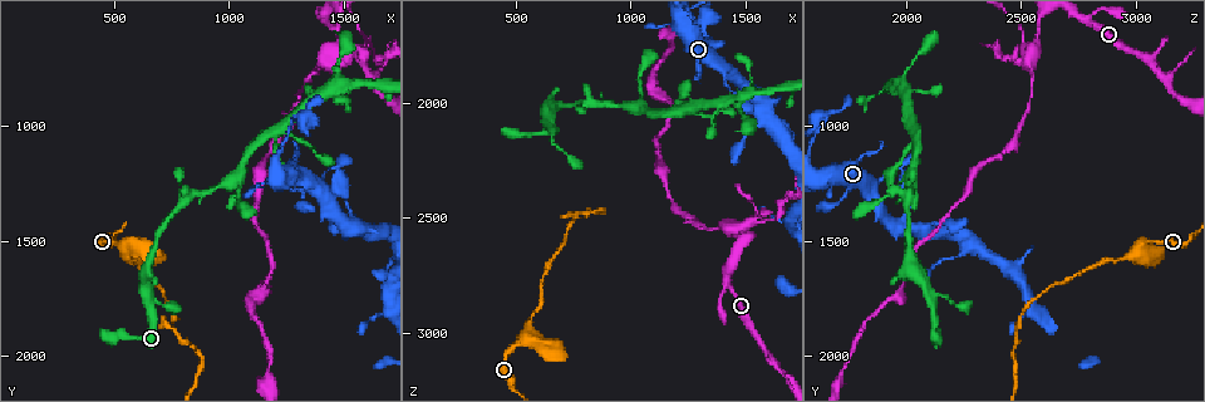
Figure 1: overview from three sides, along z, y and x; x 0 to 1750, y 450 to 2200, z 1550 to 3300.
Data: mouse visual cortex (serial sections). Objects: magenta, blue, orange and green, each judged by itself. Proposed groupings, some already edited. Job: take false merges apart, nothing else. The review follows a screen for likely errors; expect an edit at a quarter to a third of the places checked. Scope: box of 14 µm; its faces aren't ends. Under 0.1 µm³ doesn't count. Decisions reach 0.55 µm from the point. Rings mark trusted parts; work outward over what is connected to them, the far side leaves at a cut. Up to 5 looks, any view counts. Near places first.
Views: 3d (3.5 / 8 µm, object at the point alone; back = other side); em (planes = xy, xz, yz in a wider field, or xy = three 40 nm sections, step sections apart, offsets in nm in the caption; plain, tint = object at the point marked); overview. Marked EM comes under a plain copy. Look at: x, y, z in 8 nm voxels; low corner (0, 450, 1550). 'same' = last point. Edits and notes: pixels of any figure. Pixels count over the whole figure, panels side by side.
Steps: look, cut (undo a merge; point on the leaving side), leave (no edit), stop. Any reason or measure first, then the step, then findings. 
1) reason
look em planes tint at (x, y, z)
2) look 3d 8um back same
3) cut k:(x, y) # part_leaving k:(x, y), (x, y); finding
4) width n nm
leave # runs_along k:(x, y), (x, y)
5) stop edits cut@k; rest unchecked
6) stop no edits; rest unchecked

look 3d 3.5um at (1660, 850, 3170)

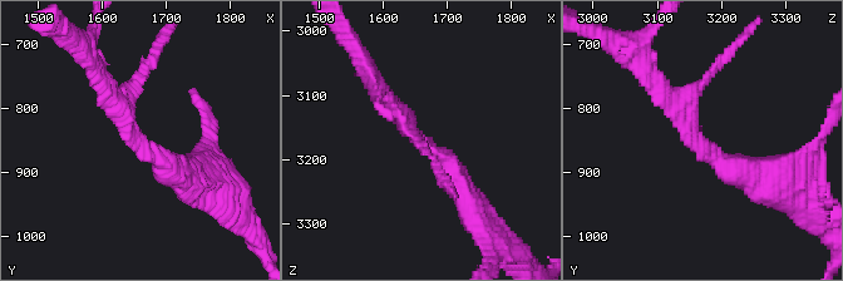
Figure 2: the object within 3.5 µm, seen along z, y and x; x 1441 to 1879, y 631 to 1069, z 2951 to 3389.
look em xy step 3 tint at (1650, 850, 3160)

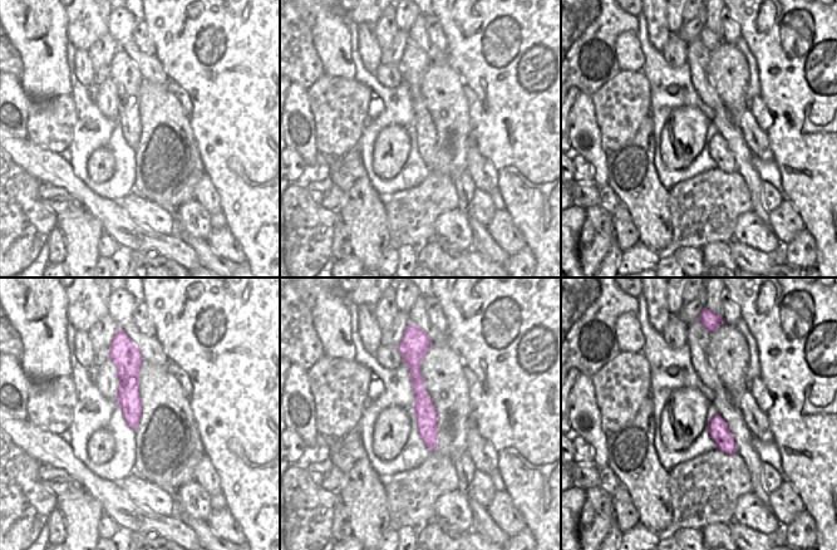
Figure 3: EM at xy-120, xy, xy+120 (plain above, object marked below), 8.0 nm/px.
leave # one cell here

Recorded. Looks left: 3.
thin neck
look 3d 8um at (750, 1860, 2480)

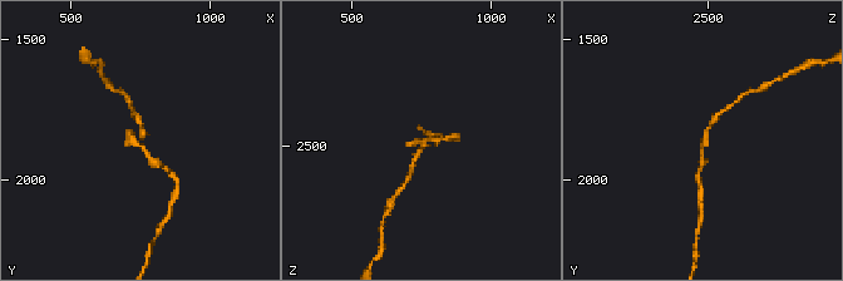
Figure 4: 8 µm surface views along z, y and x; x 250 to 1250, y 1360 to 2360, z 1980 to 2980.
arm_widths 150, 200 nm
look em xy step 5 tint at (750, 1850, 2490)

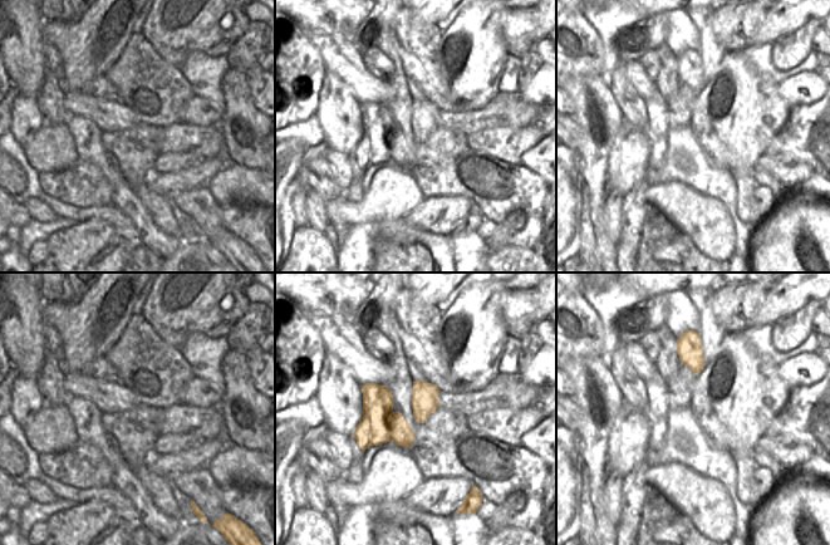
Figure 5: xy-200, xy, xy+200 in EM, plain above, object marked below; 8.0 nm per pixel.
cut 4:(154, 163) # part_leaving 4:(137, 141), (151, 158), (174, 178); two cells meet here

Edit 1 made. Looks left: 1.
stop edits cut@4; rest unchecked

